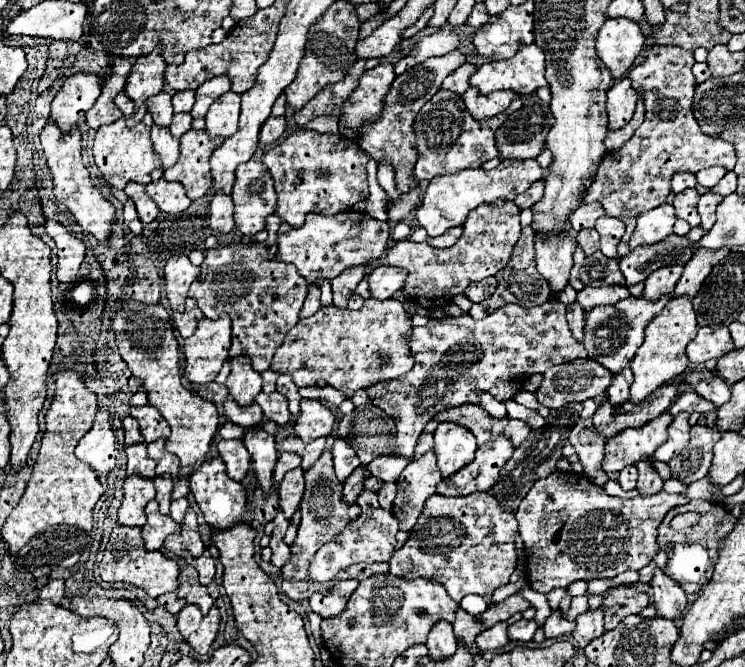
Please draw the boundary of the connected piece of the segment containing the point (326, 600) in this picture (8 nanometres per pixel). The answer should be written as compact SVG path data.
M343 580L337 582L331 590L327 592L315 592L309 598L309 606L315 614L323 616L323 618L333 618L337 614L343 612L349 596L353 594L353 590L357 588L357 580Z

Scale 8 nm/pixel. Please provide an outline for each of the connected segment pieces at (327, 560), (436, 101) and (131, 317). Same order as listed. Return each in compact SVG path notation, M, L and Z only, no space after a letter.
M379 508L377 512L371 514L361 514L357 520L353 520L349 524L349 528L345 528L335 540L323 544L315 556L311 558L309 564L309 576L315 584L323 586L323 588L331 588L337 572L349 568L351 564L359 564L359 562L387 562L395 550L395 534L399 532L397 528L397 518L389 512Z
M439 90L433 98L417 112L413 122L415 132L415 148L419 152L415 164L415 178L417 180L433 180L435 176L455 174L465 168L479 168L483 162L497 156L495 148L495 128L505 122L511 108L489 118L489 120L473 120L467 112L459 94L449 90Z
M127 302L117 312L113 320L113 332L117 336L117 346L121 358L127 362L133 376L141 378L143 388L147 392L149 404L153 404L161 416L171 426L171 436L167 438L167 450L179 456L179 476L173 486L173 500L189 494L189 476L205 462L207 452L211 448L211 440L219 430L219 414L213 402L203 400L195 392L187 390L181 382L181 356L179 346L173 336L169 312L161 306L147 306L139 302Z

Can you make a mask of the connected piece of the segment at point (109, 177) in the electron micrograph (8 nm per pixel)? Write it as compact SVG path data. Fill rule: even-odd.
M147 112L135 128L127 128L125 118L119 118L117 122L109 124L109 126L97 128L97 134L95 134L95 140L93 140L93 158L95 158L95 164L99 166L101 174L105 176L105 180L111 186L123 190L127 182L149 184L151 172L155 168L161 168L161 160L153 152L153 146L151 146L151 140L149 140L151 126L153 126L153 120Z

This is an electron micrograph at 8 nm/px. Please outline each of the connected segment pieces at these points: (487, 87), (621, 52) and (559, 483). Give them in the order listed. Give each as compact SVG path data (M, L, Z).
M529 44L509 60L489 60L469 78L469 84L481 94L491 94L495 90L531 94L547 84L545 52L537 44Z
M607 18L597 34L597 54L613 78L623 78L643 48L643 34L637 22Z
M553 472L537 480L515 514L525 544L529 586L547 596L553 588L577 580L613 578L625 570L641 570L659 548L657 526L663 516L685 502L689 502L685 496L663 490L631 500L611 498L577 472Z

